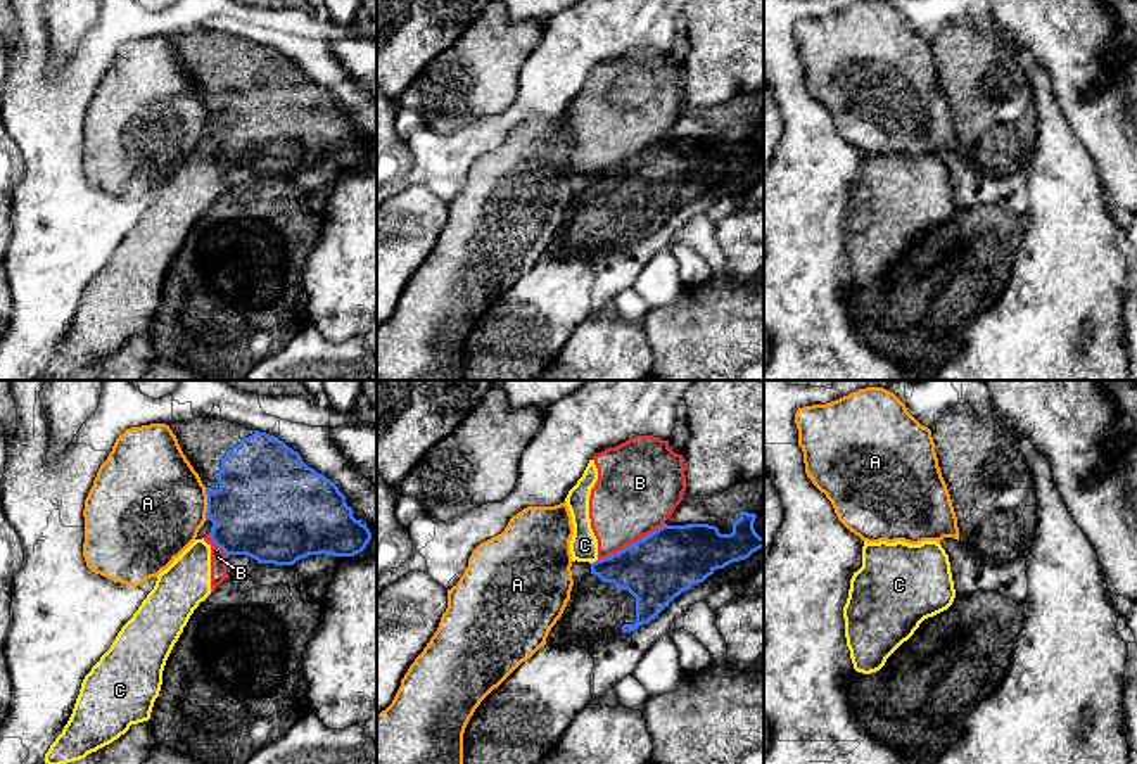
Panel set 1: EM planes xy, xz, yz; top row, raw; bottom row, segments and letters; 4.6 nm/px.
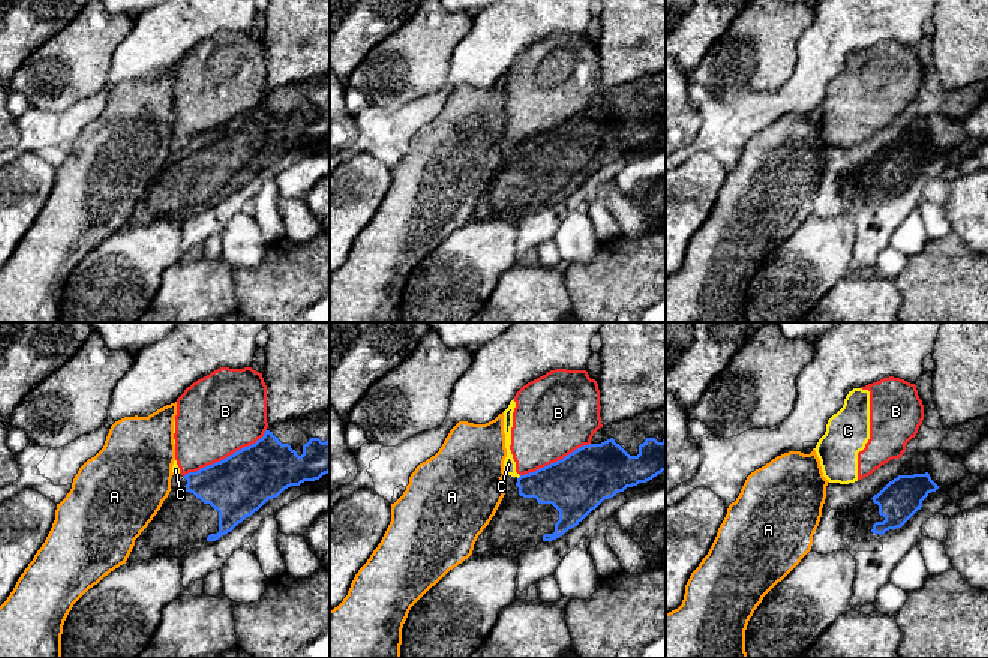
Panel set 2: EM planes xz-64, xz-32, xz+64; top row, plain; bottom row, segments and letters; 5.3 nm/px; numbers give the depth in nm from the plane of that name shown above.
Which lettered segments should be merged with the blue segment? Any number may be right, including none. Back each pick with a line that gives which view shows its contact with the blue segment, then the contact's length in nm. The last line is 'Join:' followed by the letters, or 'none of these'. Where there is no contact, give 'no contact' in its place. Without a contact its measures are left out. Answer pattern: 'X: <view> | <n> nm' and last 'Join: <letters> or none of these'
Join: none of these

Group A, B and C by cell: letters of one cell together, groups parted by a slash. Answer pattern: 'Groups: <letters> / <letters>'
Groups: A / B C

